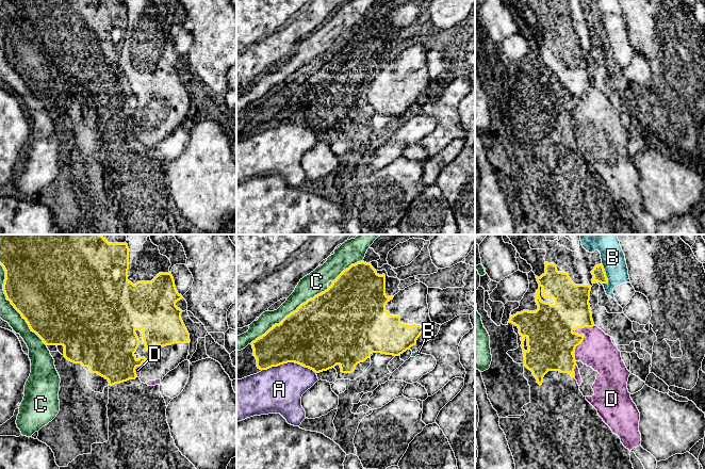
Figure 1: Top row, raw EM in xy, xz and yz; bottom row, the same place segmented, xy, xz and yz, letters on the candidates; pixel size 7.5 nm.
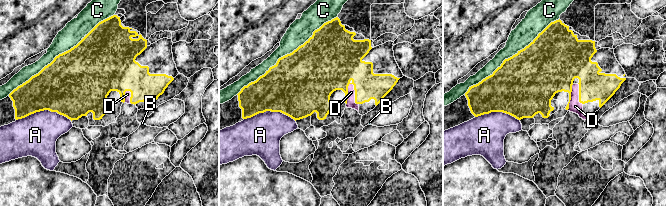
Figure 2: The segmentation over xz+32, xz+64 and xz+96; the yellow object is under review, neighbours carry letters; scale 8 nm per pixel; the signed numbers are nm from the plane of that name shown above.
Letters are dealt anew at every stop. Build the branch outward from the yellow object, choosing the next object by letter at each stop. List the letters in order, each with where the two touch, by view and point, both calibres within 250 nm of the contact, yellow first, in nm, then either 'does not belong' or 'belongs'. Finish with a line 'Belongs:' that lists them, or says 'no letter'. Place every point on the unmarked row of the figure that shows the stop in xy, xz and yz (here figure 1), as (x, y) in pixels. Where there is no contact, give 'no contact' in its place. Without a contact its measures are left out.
A: contact xz (289, 123); calibres 460 and 360 nm; does not belong
B: contact yz (605, 35); calibres 100 and 180 nm; does not belong
C: contact xy (12, 65); calibres 500 and 120 nm; does not belong
D: contact yz (580, 103); calibres 360 and 260 nm; belongs
Belongs: D

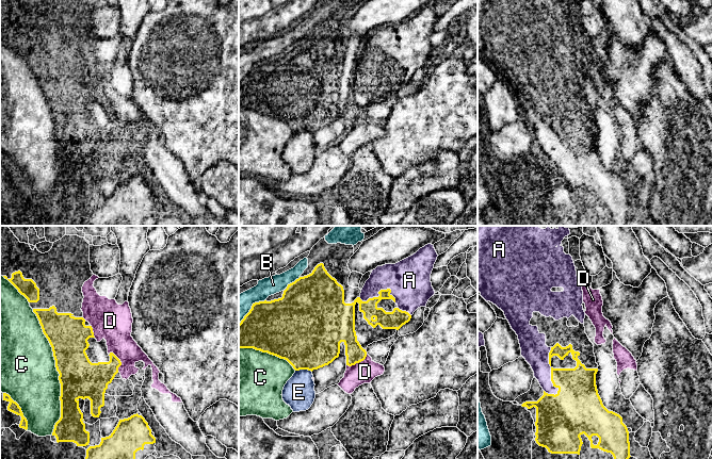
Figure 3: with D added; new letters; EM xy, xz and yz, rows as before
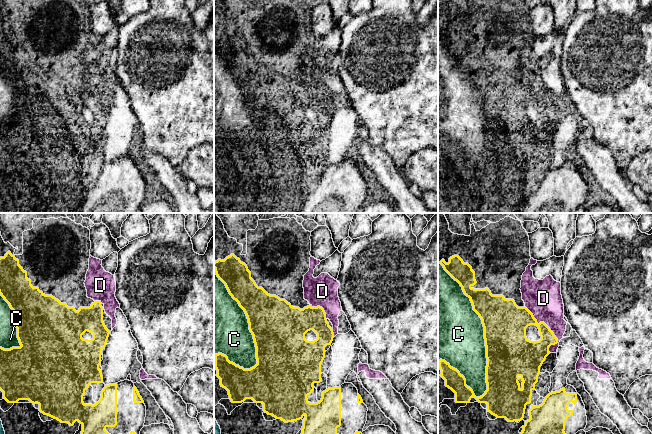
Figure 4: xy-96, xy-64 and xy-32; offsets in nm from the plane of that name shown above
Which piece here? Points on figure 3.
A: contact yz (551, 133); calibres 300 and 200 nm; belongs
B: contact xz (292, 44); calibres 480 and 140 nm; does not belong
C: contact xy (58, 132); calibres 300 and 460 nm; does not belong
D: contact xz (359, 123); calibres 170 and 170 nm; does not belong
E: contact xz (304, 130); calibres 480 and 240 nm; does not belong
Belongs: A

